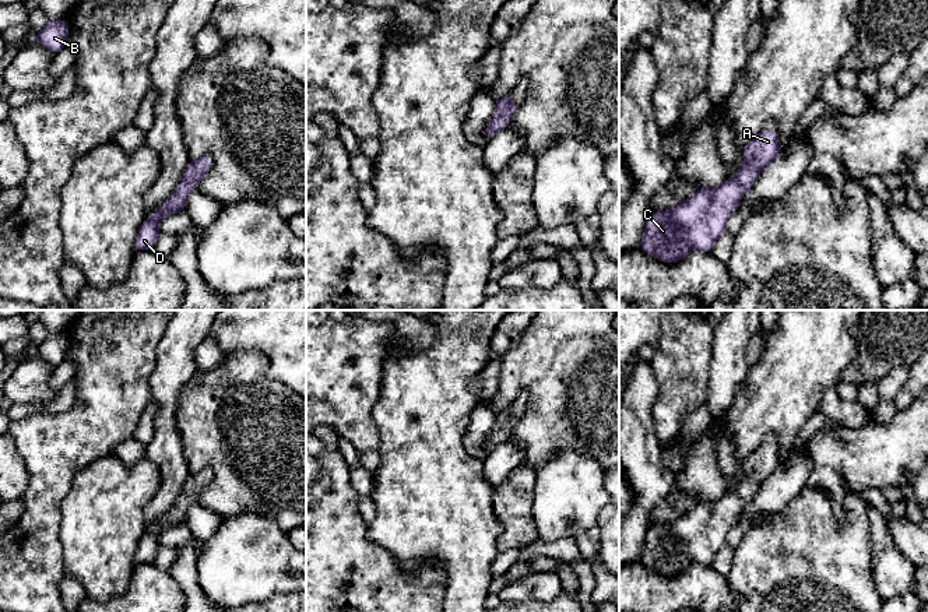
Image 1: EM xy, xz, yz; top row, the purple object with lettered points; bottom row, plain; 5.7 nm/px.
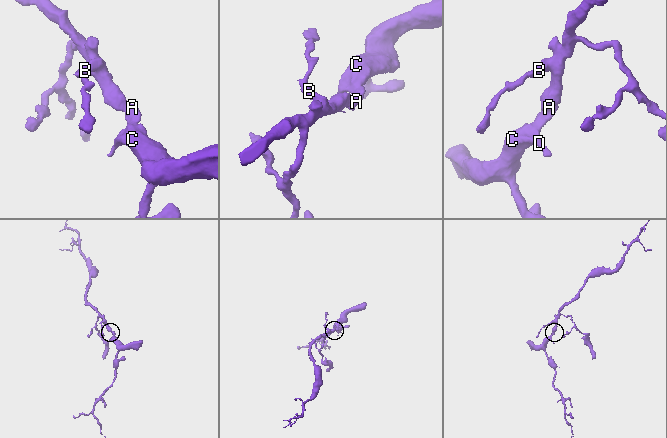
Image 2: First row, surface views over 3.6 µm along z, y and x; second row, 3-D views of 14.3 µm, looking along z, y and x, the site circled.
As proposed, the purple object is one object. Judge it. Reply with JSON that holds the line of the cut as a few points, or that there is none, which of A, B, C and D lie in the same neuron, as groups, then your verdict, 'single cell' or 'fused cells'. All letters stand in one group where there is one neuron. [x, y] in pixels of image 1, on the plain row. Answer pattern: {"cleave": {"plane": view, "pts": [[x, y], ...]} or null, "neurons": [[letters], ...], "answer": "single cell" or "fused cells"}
{"cleave": null, "neurons": [["A", "B", "C", "D"]], "answer": "single cell"}

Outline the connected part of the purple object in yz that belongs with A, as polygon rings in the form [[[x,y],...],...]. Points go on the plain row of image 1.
[[[759,444],[744,461],[744,478],[734,493],[724,493],[717,500],[702,500],[689,511],[662,525],[651,525],[646,534],[639,562],[667,577],[686,570],[692,563],[711,566],[717,552],[725,546],[728,531],[739,521],[741,510],[751,502],[763,482],[781,469],[780,447]]]

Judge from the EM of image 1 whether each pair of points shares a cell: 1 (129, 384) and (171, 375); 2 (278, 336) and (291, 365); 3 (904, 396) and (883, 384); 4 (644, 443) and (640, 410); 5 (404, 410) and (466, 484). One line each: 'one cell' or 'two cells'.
1: two cells
2: one cell
3: two cells
4: one cell
5: one cell

